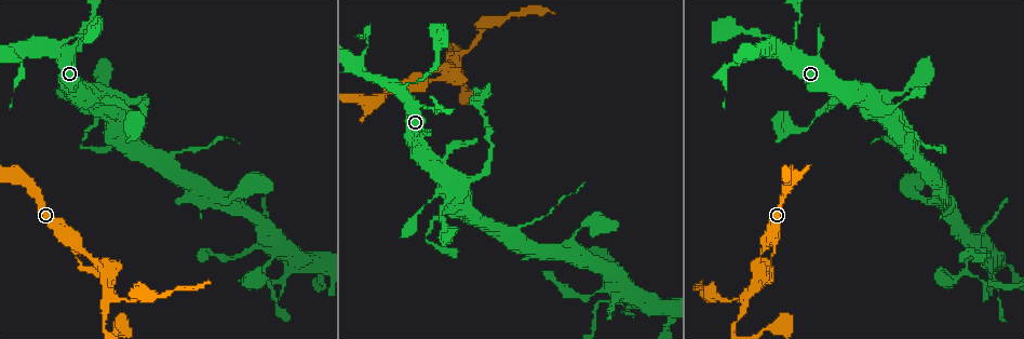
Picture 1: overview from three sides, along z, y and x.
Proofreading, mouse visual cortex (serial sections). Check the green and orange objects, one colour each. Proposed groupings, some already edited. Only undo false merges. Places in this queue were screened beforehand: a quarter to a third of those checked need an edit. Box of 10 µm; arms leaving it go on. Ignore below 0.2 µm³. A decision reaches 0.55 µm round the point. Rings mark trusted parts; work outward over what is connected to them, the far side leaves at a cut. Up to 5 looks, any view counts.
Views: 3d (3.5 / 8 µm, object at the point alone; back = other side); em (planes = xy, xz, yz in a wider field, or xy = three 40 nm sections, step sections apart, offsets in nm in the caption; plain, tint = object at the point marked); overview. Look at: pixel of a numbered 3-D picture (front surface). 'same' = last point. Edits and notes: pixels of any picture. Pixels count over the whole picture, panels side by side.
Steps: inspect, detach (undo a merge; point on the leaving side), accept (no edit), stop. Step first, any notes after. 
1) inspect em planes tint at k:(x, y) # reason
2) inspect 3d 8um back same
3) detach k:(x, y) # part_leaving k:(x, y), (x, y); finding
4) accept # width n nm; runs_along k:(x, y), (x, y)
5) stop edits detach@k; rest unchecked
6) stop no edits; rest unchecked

inspect em xy step 3 tint at 1:(398, 92) # arms part here

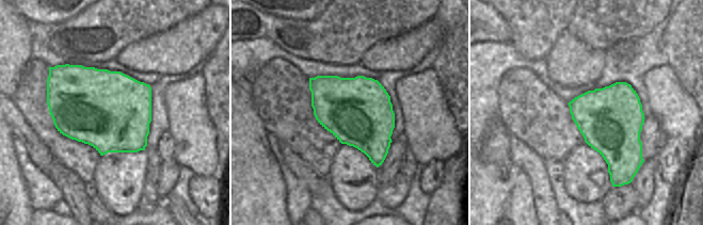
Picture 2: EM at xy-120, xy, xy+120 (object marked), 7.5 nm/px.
inspect 3d 3.5um same # wider look

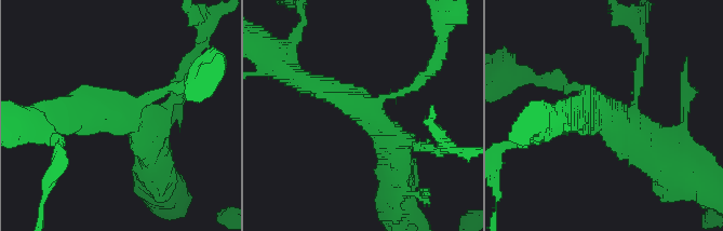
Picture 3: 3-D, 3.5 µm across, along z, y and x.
accept # runs_along 3:(397, 173), (377, 120), (304, 81); all the same cell

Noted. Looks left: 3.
inspect 3d 3.5um at 1:(86, 254) # a narrow waist

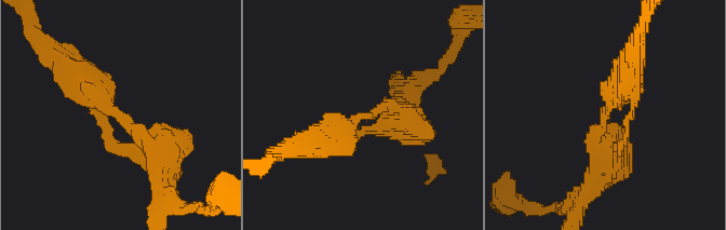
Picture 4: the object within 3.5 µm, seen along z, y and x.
inspect em xy step 1 tint at 4:(363, 118) # arm_widths 250, 400 nm

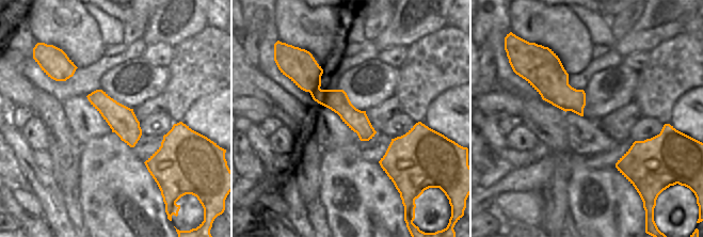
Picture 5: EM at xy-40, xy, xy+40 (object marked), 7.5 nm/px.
detach 4:(547, 210) # two cells meet here

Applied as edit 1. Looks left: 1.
stop edits detach@4; rest unchecked

